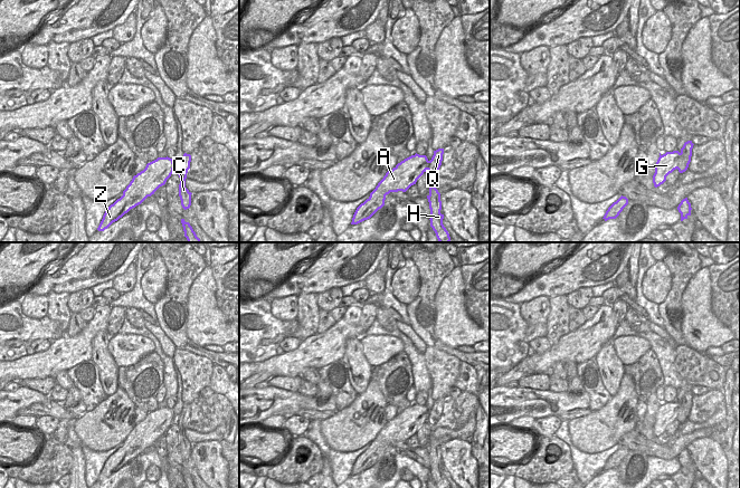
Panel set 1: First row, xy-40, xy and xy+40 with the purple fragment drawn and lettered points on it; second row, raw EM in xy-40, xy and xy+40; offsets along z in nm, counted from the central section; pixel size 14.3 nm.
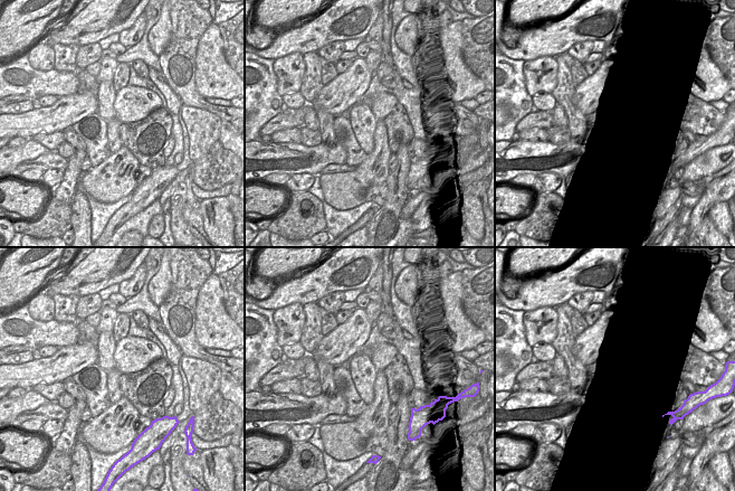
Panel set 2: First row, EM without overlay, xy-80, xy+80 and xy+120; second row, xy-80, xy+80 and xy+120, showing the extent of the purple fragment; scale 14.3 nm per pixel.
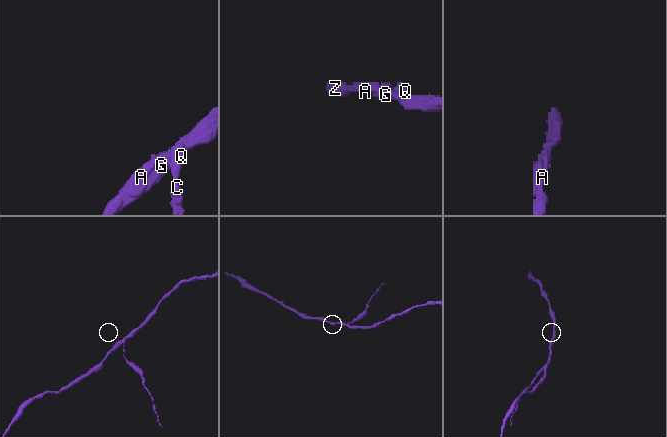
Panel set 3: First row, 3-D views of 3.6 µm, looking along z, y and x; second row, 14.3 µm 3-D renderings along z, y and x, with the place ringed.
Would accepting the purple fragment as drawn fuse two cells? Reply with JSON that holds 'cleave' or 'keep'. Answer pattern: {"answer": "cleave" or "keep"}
{"answer": "cleave"}

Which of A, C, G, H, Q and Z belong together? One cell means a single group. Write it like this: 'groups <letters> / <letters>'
groups A G Z / C H Q

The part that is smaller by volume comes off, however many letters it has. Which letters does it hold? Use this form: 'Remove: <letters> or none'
Remove: C, H, Q

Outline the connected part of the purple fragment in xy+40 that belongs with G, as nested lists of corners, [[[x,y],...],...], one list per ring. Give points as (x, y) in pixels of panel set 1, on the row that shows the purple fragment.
[[[679,151],[660,153],[660,157],[655,165],[655,173],[653,175],[654,186],[657,188],[666,181],[666,176],[677,169],[682,159],[682,154]]]

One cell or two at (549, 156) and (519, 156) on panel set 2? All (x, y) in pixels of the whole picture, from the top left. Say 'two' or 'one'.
one

